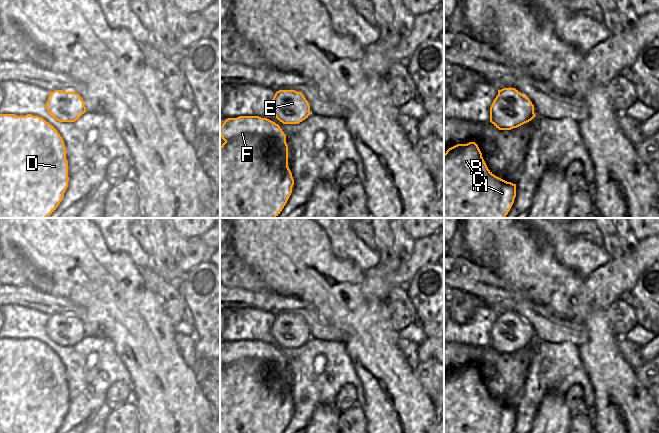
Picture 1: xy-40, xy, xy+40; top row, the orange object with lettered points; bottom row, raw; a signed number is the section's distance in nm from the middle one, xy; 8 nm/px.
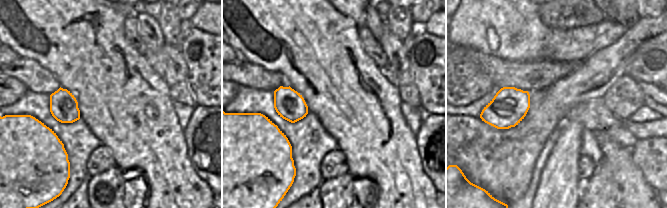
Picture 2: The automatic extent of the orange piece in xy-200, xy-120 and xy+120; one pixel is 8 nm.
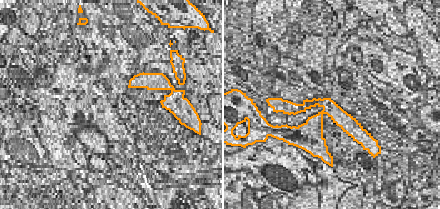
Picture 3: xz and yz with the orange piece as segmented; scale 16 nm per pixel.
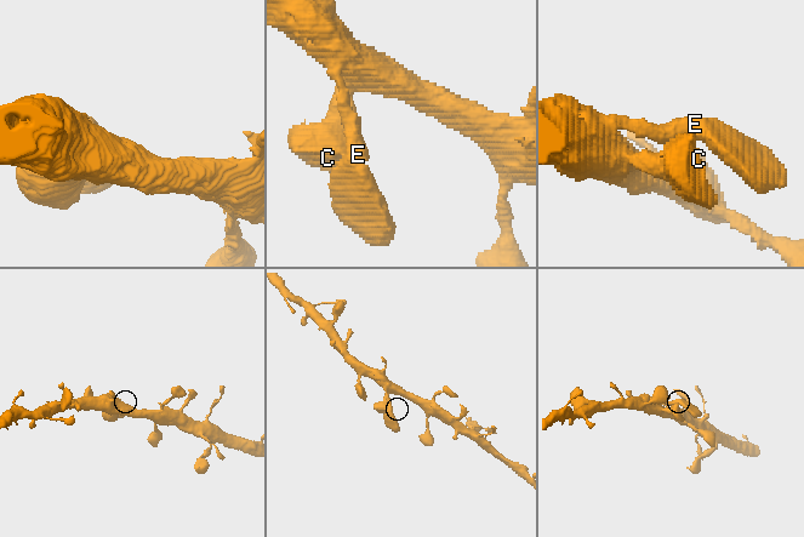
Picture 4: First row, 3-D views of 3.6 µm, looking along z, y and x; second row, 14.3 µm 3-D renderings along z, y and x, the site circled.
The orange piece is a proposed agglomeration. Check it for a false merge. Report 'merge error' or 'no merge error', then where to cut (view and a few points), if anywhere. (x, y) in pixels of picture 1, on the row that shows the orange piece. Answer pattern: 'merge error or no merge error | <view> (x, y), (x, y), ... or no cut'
no merge error | no cut

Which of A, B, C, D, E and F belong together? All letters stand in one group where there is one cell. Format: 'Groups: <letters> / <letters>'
Groups: A B C D E F

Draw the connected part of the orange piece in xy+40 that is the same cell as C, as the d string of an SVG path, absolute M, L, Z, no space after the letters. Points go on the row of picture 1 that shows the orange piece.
M475 142L457 144L449 148L444 154L444 218L505 218L510 211L516 197L516 184L507 182L495 176L487 167L482 153Z

